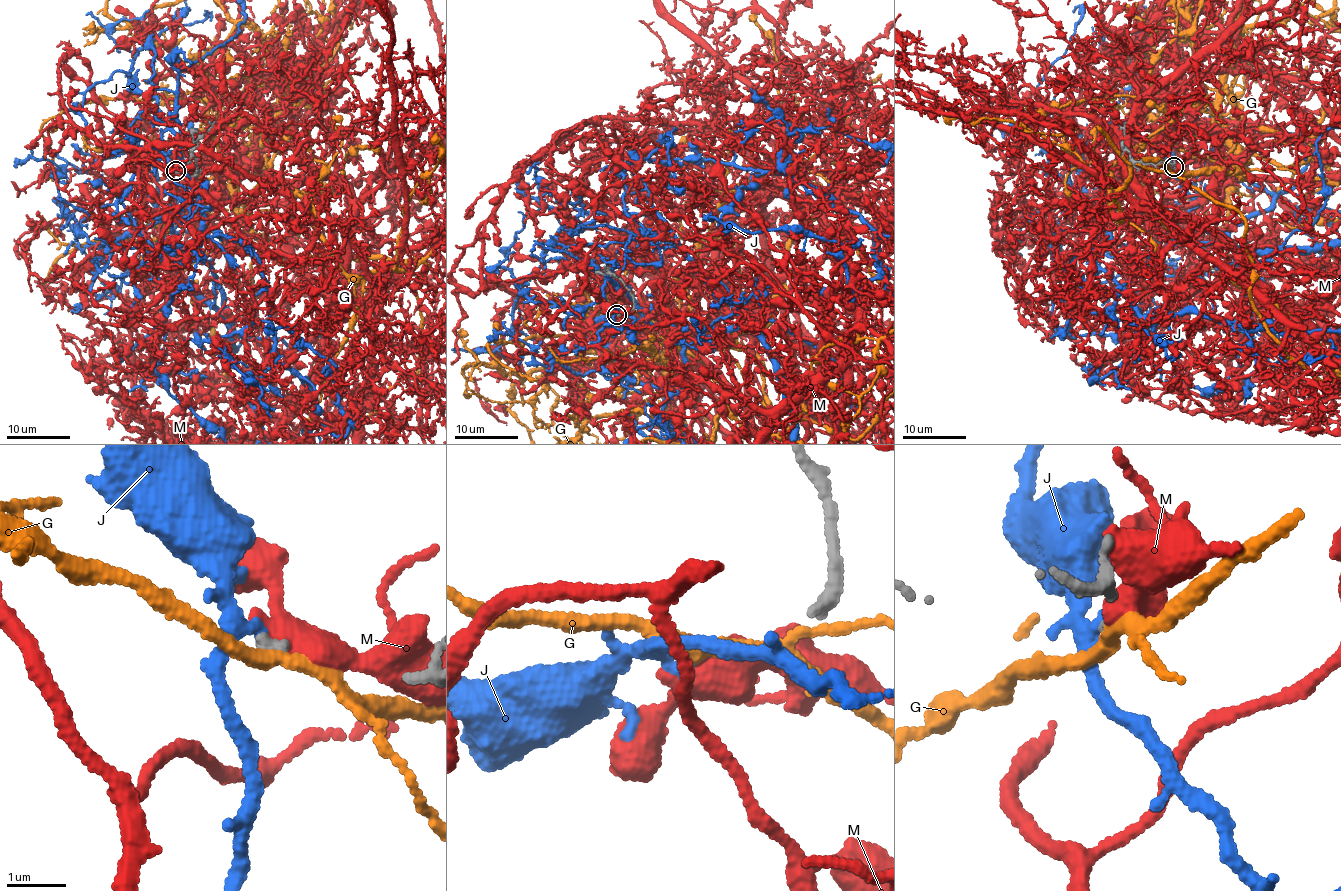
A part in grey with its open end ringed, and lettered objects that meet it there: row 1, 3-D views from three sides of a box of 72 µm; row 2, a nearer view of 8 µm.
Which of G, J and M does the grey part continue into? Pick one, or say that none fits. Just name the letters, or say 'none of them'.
J

